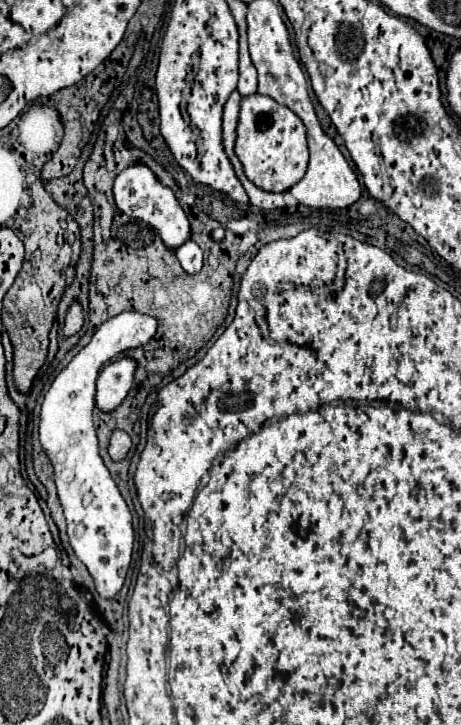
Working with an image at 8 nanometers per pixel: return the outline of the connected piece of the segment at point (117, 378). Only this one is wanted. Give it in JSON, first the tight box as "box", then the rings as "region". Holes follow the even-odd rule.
{"box":[40,311,156,599],"region":[[[124,311],[108,319],[98,327],[92,341],[68,363],[68,367],[58,373],[48,393],[44,395],[40,409],[40,445],[50,457],[56,473],[58,497],[68,521],[70,545],[76,557],[88,567],[90,575],[94,577],[96,591],[104,599],[114,597],[124,585],[126,571],[130,567],[134,529],[130,509],[98,453],[98,437],[92,421],[94,393],[96,405],[102,411],[114,411],[128,395],[138,363],[130,357],[116,359],[114,363],[108,361],[114,359],[118,353],[146,345],[154,337],[154,333],[156,319],[150,315]],[[102,365],[106,367],[98,375]]]}

